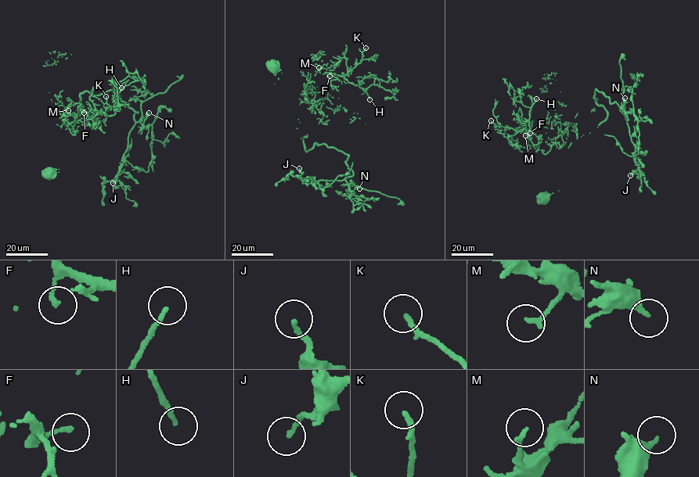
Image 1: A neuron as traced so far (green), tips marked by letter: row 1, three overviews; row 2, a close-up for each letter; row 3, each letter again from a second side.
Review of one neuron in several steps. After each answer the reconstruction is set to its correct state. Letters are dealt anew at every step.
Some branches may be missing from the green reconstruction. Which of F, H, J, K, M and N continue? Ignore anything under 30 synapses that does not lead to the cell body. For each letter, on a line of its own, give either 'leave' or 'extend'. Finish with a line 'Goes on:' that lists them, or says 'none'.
F: extend
H: extend
J: leave
K: extend
M: leave
N: leave
Goes on: F, H, K

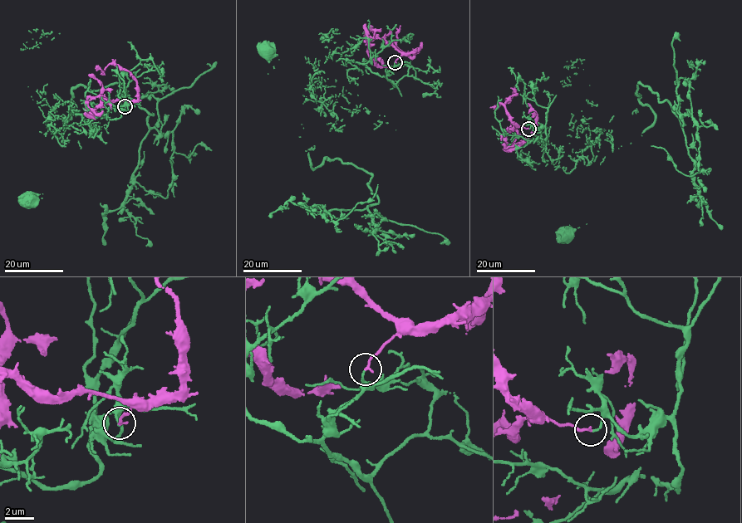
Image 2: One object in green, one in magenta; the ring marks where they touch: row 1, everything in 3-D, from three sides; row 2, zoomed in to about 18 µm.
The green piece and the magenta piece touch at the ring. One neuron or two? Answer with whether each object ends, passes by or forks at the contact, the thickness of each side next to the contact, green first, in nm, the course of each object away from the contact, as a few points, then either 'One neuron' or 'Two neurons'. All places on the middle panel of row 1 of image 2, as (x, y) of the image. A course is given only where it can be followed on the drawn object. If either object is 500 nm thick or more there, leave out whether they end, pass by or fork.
At the ring green ends. At the ring magenta ends. Thickness 130 nm (green) against 170 nm. Course of green: (395, 62), (380, 76), (362, 64), (328, 56), (312, 64), (311, 81), (314, 73), (267, 47). Course of magenta: (395, 61), (400, 53), (372, 28), (368, 53), (381, 66), (382, 64), (376, 58). Two neurons

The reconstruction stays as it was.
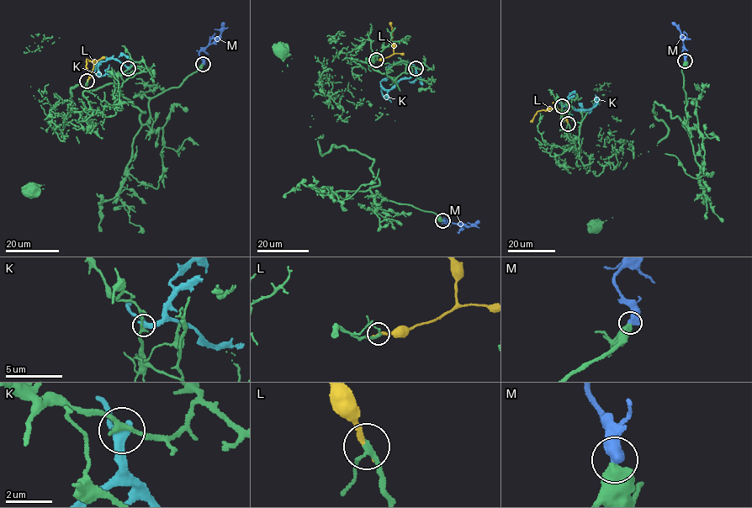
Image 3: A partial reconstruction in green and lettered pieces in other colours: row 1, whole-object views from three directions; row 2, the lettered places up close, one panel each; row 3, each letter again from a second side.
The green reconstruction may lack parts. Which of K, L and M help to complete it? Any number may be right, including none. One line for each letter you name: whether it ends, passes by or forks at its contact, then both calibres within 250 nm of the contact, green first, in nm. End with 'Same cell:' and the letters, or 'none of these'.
M: it ends | 600/650 nm
Same cell: M

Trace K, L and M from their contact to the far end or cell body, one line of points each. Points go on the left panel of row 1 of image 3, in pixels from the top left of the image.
K: (129, 68), (110, 76), (100, 75), (97, 70), (100, 58)
L: (87, 81), (95, 62), (87, 59), (87, 69)
M: (203, 64), (199, 52), (219, 35), (223, 22)

